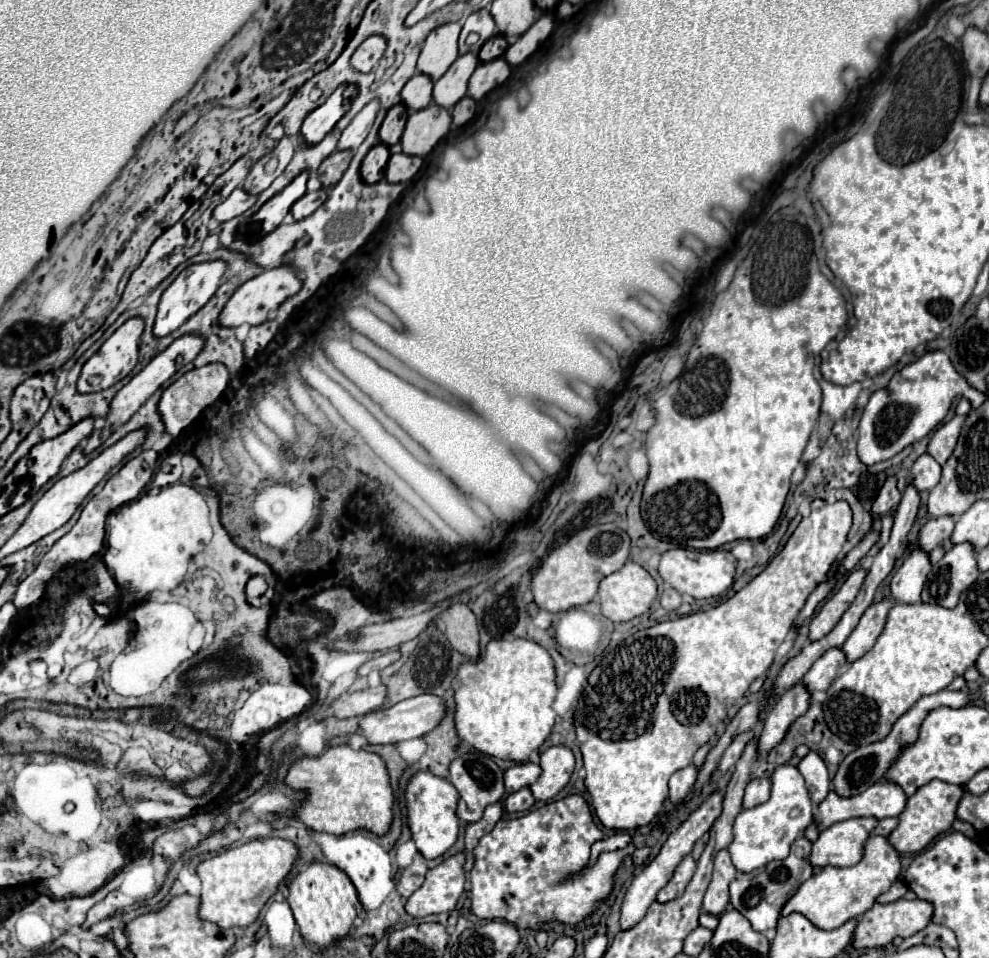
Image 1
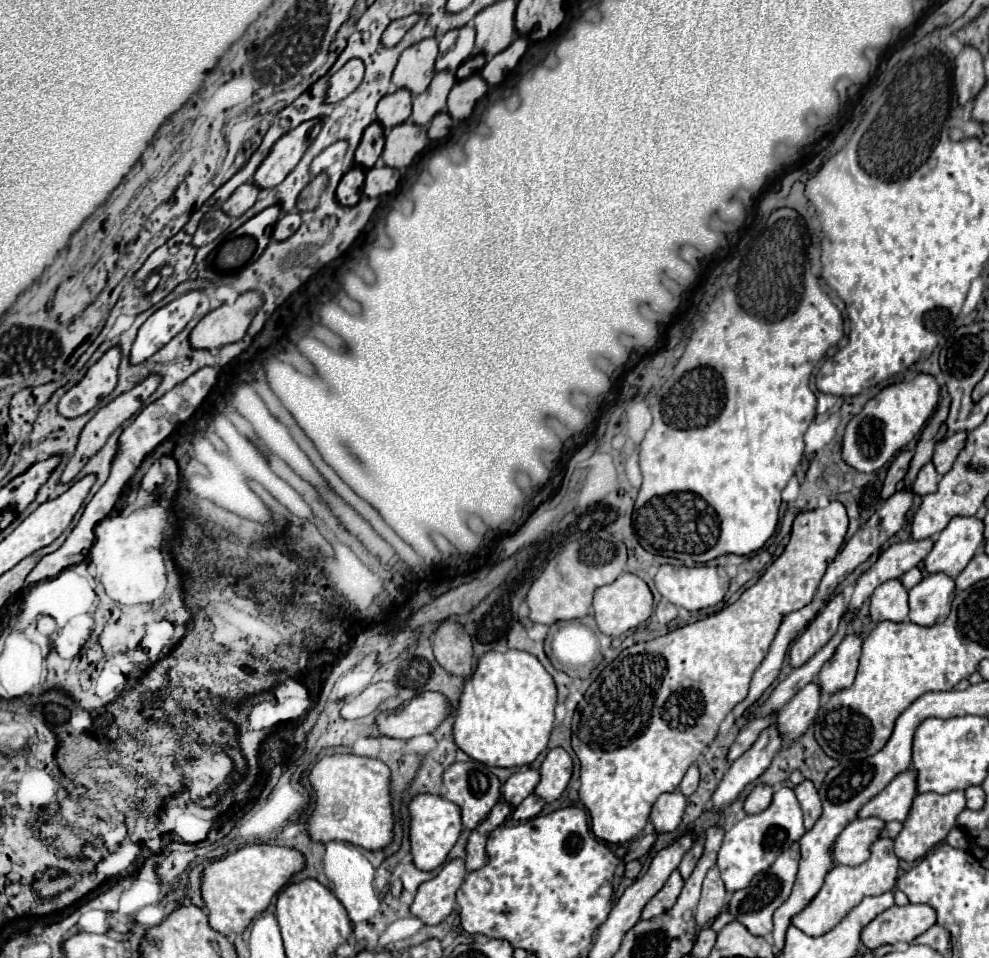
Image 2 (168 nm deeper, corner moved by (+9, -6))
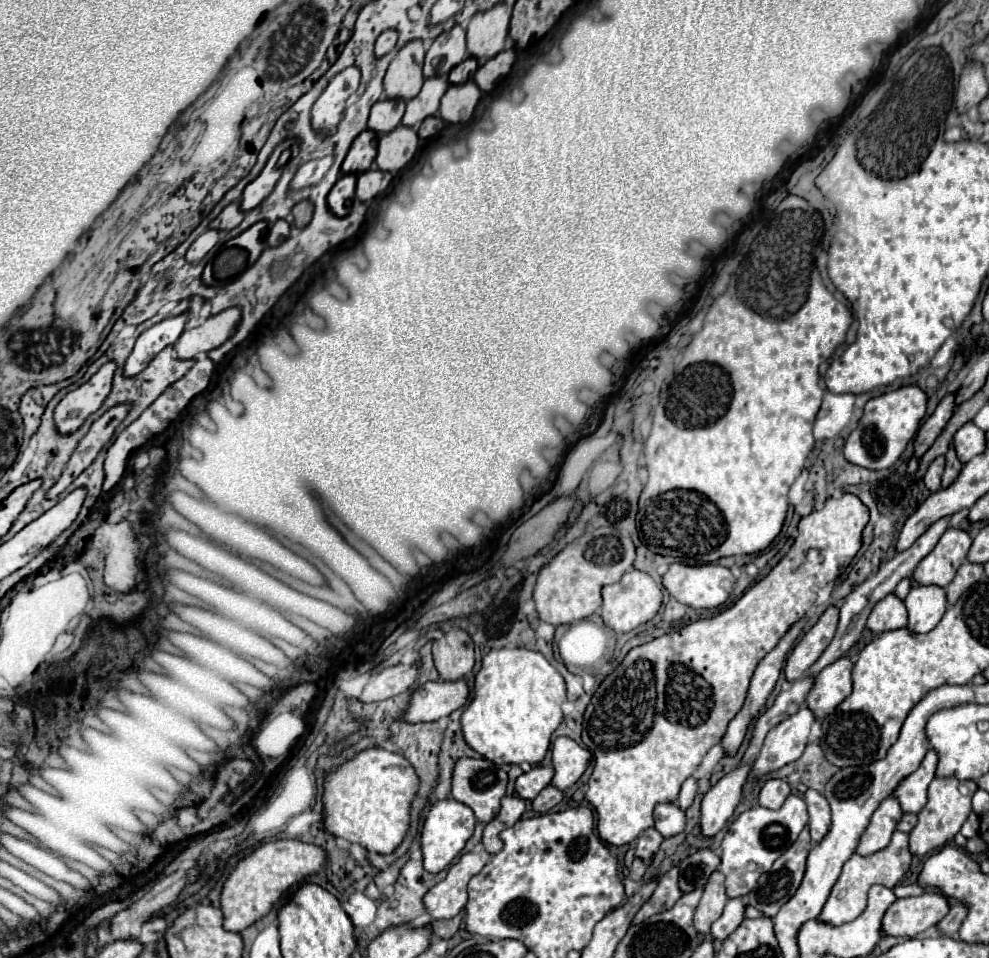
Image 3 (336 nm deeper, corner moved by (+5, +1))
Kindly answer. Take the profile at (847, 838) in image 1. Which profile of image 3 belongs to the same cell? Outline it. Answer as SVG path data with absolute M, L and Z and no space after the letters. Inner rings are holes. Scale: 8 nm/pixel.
M888 797L886 801L882 801L882 805L874 811L866 833L860 837L860 845L858 845L856 853L872 855L872 853L884 849L890 843L892 833L896 831L896 825L902 819L902 815L904 815L904 811L898 805L896 797Z

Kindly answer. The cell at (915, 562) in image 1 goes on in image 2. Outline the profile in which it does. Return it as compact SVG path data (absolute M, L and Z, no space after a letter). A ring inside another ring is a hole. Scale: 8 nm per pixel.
M900 580L880 584L870 600L870 616L876 622L904 622L908 618L908 588Z

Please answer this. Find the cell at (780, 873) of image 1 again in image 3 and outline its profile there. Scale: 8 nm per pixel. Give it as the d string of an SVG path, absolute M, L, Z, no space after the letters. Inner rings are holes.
M804 827L796 843L776 859L770 873L764 873L758 879L756 887L748 895L748 903L760 909L766 917L774 917L802 883L810 849L810 829Z

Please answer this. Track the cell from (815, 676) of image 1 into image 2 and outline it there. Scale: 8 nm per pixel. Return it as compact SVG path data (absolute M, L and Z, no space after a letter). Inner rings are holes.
M814 680L810 684L806 684L780 712L778 712L778 728L780 734L784 736L784 744L788 746L794 738L798 738L800 734L804 734L808 730L808 726L812 724L818 706L820 706L820 694L822 688L820 684Z

